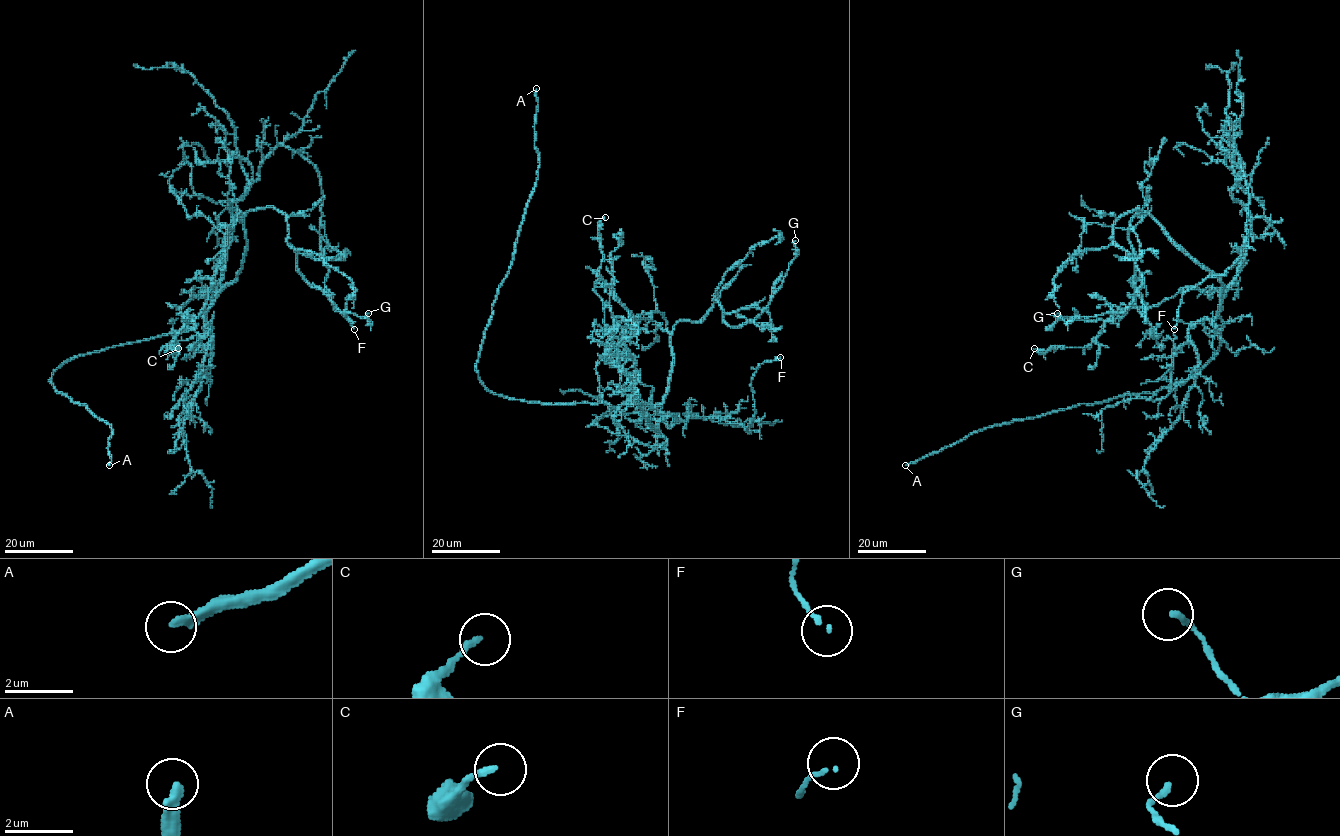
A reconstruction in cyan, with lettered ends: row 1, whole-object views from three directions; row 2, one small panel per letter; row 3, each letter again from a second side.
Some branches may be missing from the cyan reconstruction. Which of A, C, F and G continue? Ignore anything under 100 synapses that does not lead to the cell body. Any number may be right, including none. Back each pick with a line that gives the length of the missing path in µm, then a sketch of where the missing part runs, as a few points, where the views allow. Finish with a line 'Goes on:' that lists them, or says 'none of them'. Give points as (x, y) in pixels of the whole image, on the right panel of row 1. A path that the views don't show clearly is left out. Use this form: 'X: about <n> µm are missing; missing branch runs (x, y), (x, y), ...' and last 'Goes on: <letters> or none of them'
A: about 10 µm are missing; missing branch runs (905, 465), (876, 473)
Goes on: A

